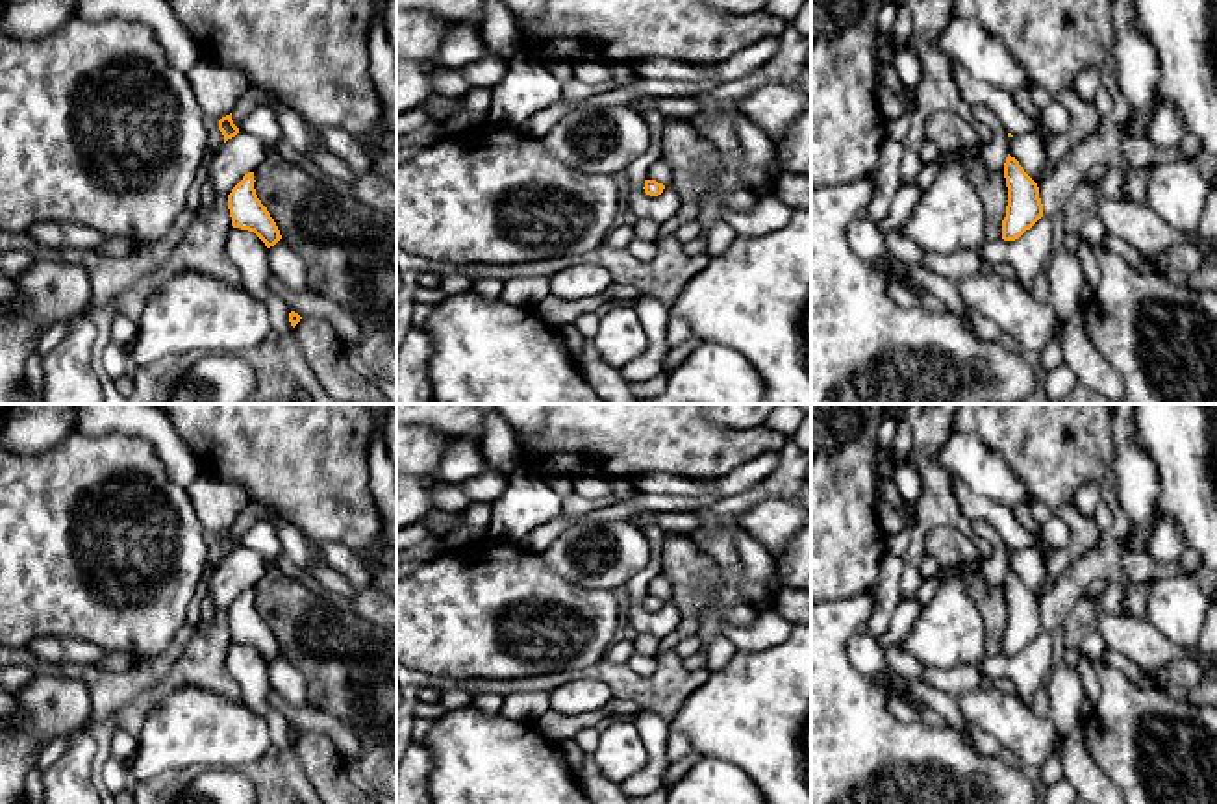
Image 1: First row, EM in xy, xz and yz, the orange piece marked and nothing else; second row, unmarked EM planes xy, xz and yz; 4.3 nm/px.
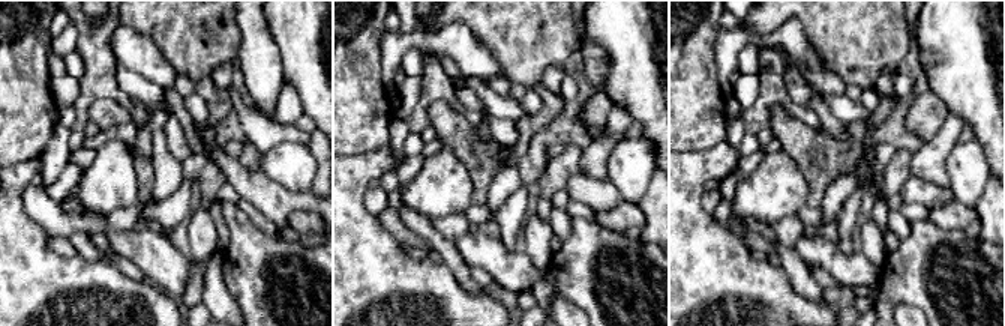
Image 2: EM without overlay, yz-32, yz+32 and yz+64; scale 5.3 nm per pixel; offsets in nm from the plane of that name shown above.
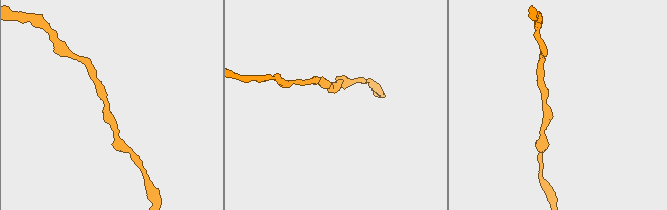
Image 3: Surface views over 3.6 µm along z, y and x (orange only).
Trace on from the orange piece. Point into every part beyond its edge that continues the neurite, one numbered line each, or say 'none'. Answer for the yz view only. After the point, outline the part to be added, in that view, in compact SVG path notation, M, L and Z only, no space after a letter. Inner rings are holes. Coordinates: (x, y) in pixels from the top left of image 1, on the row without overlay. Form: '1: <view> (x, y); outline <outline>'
none

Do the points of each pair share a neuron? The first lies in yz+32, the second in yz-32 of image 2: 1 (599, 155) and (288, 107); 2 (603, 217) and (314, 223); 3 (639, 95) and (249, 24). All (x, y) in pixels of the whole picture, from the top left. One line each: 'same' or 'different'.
1: same
2: same
3: different

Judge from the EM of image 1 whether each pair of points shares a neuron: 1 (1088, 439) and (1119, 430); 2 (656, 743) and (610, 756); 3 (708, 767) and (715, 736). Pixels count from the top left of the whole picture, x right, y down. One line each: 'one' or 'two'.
1: two
2: two
3: two

